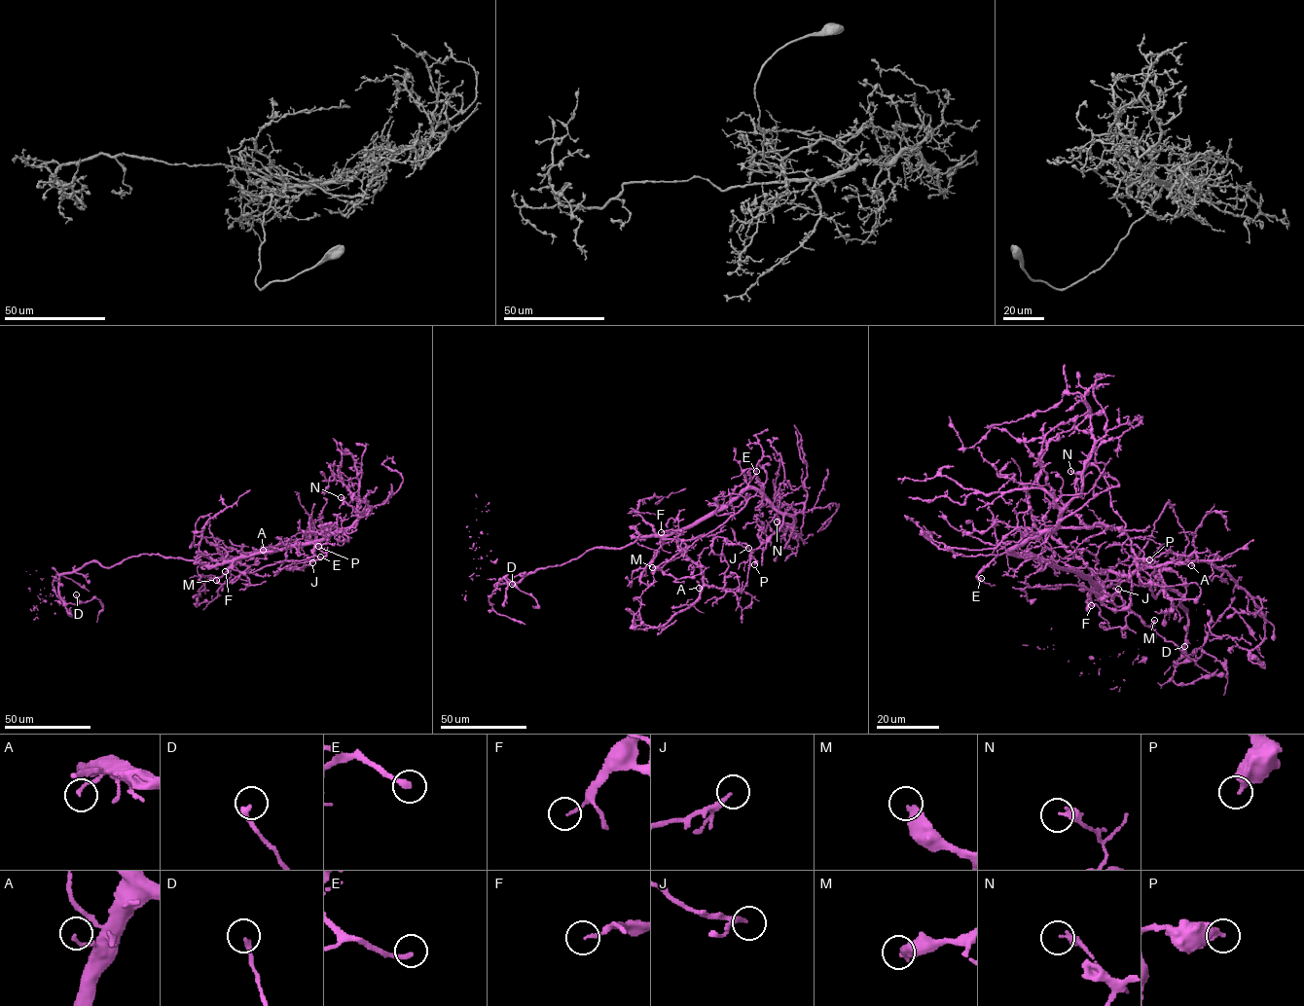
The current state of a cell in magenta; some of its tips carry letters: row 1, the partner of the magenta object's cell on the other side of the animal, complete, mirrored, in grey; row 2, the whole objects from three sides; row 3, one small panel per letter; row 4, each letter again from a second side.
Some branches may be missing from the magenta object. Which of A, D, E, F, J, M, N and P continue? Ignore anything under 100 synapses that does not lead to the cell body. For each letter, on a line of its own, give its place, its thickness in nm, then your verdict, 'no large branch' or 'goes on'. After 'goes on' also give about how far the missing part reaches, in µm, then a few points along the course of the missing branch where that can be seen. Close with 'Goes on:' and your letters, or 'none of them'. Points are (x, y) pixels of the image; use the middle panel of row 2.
A: place (699, 588); calibre 130 nm; no large branch
D: place (512, 584); calibre 240 nm; no large branch
E: place (756, 471); calibre 240 nm; no large branch
F: place (661, 532); calibre 120 nm; goes on; missing 80 µm; course (661, 532), (656, 532), (645, 519), (636, 495), (638, 478), (631, 465)
J: place (748, 548); calibre 220 nm; no large branch
M: place (652, 567); calibre 400 nm; goes on; missing 45 µm; course (652, 567), (633, 585), (637, 587), (631, 592), (628, 591), (627, 580)
N: place (777, 521); calibre 320 nm; no large branch
P: place (754, 564); calibre 400 nm; no large branch
Goes on: F, M

